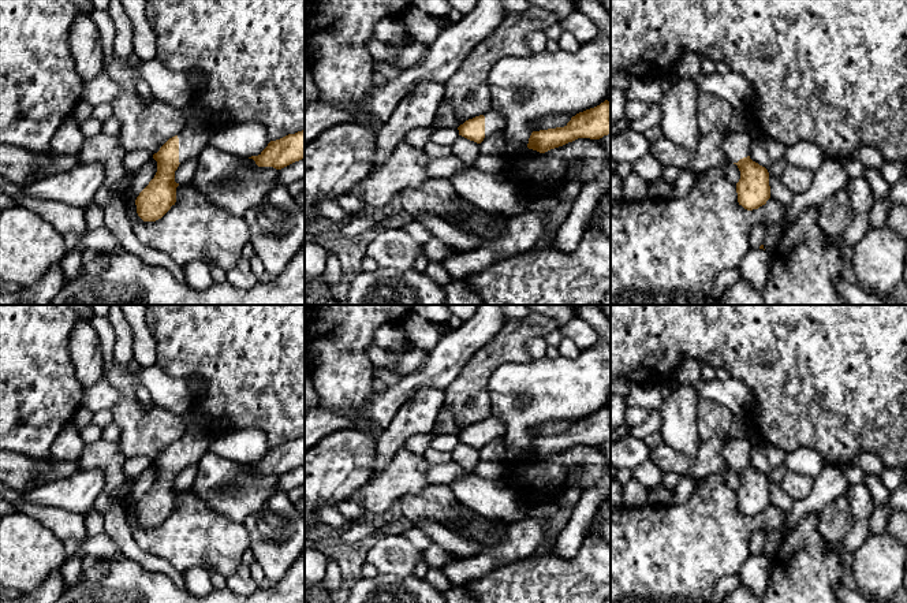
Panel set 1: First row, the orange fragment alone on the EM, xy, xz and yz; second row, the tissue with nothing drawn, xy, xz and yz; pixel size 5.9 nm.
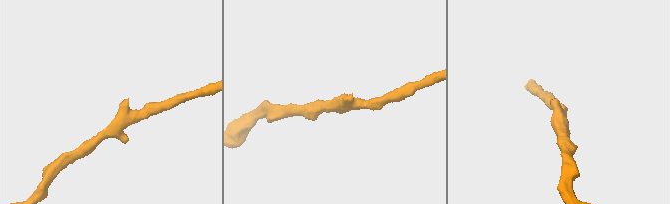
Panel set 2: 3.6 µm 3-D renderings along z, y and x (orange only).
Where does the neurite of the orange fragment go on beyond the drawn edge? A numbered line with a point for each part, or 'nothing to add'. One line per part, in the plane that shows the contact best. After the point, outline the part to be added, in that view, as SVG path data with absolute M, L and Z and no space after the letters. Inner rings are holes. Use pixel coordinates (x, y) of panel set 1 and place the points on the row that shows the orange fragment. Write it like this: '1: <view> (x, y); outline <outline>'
1: xy (191, 141); outline M186 127L179 134L179 163L197 157L209 144L210 133L205 129Z

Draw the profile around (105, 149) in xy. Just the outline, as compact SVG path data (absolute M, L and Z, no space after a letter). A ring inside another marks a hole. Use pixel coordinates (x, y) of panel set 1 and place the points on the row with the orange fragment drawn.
M98 133L83 138L78 160L81 165L101 164L105 170L105 183L113 186L128 174L123 165L126 153L119 135Z

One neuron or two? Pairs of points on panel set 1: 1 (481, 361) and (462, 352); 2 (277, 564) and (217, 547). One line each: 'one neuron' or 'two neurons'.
1: two neurons
2: two neurons

